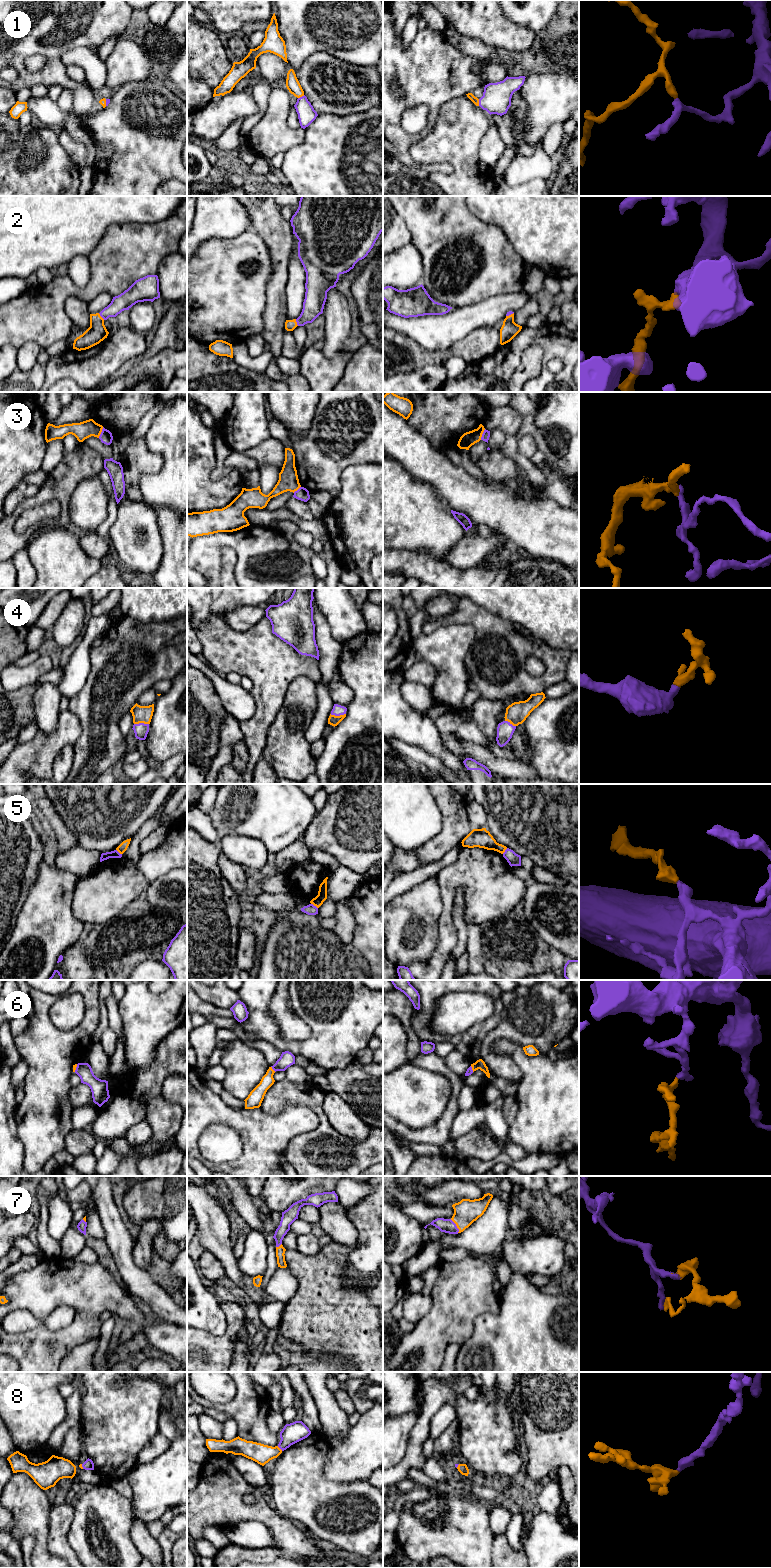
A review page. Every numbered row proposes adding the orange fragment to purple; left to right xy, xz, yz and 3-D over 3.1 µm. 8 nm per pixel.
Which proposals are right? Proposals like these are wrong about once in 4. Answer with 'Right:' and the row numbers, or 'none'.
Right: 1, 2, 4, 6, 7, 8

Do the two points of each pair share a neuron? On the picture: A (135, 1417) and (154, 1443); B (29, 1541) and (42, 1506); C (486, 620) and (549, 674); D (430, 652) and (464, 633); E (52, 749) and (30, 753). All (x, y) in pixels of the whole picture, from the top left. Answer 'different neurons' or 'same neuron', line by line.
A: different neurons
B: different neurons
C: same neuron
D: same neuron
E: same neuron

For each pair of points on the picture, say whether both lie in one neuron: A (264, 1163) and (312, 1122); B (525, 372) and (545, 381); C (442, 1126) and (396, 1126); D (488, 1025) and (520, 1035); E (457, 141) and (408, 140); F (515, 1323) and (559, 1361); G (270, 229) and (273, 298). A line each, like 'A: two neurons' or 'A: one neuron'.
A: one neuron
B: two neurons
C: one neuron
D: two neurons
E: two neurons
F: one neuron
G: one neuron

